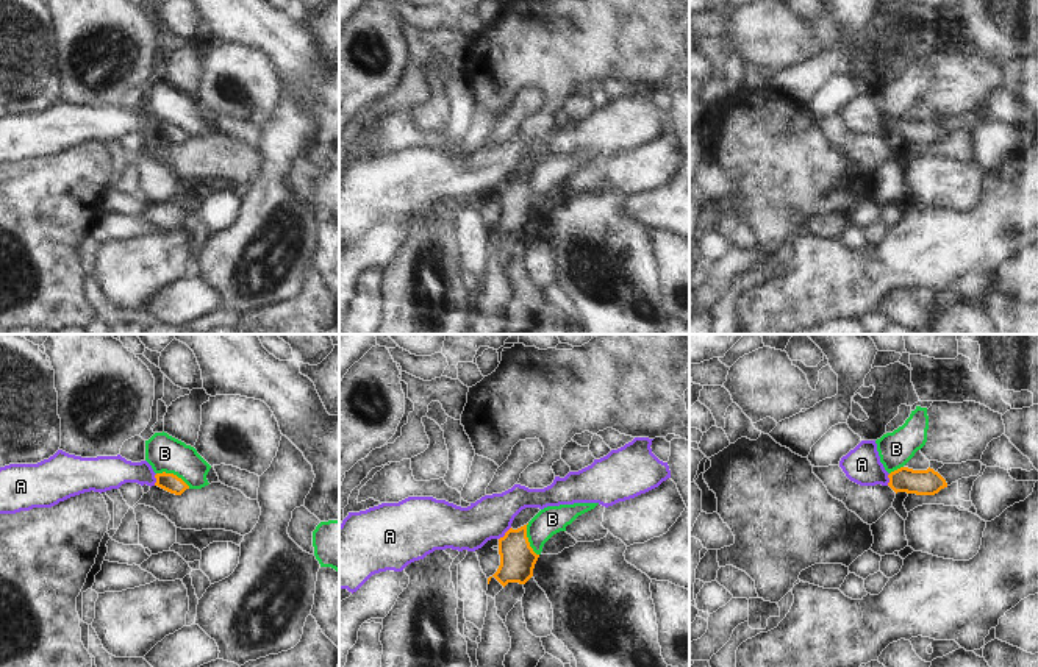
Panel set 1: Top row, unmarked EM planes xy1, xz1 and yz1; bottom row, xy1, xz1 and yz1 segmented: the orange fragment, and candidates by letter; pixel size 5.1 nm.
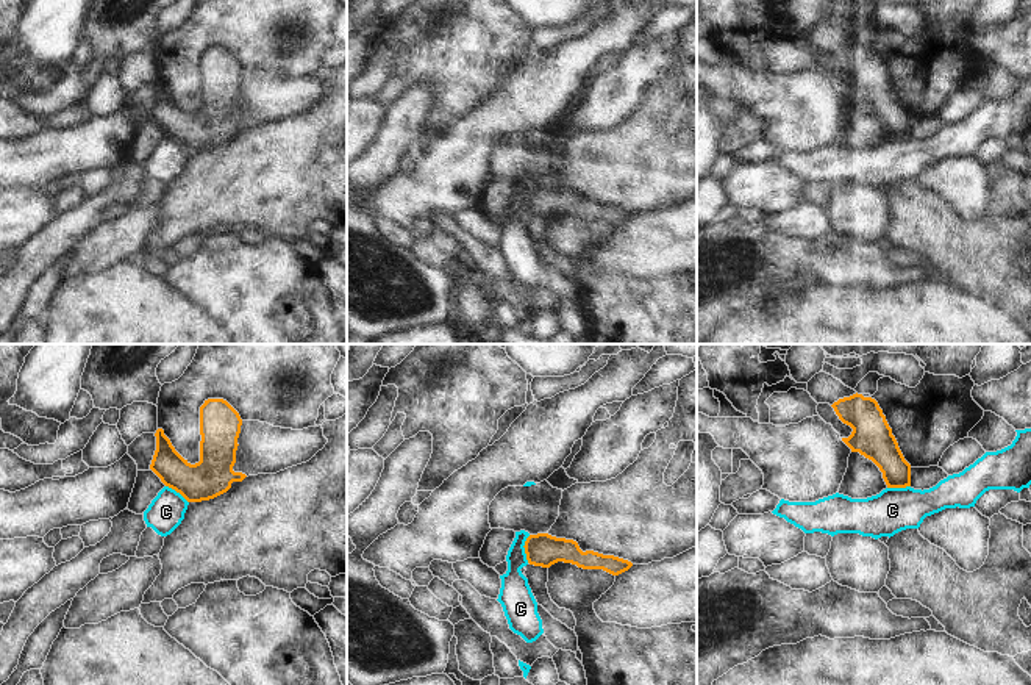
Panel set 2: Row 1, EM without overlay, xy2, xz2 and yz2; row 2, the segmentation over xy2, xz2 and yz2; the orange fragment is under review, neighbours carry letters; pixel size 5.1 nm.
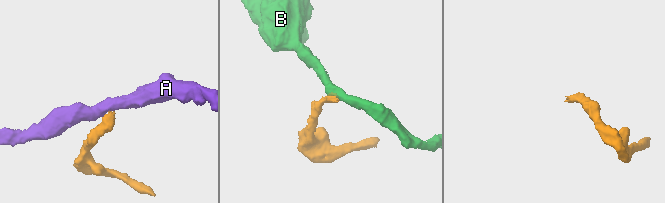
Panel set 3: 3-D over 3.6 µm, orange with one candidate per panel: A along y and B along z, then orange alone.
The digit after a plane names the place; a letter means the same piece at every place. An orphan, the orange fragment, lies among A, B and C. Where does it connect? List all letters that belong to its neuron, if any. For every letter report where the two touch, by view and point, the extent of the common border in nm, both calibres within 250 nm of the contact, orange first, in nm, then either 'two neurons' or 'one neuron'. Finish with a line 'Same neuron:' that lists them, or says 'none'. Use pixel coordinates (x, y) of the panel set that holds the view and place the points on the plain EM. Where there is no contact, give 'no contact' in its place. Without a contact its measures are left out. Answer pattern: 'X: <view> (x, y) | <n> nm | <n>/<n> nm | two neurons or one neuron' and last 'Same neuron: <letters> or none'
A: xz1 (505, 183) | 90 nm | 180/220 nm | two neurons
B: xy1 (172, 124) | 190 nm | 90/190 nm | two neurons
C: xz2 (525, 199) | 140 nm | 170/170 nm | two neurons
Same neuron: none

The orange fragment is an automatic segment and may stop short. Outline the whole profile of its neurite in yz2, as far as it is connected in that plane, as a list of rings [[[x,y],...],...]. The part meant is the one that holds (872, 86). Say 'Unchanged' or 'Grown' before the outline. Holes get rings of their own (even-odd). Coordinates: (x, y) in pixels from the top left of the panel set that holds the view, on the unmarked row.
Unchanged. [[[856,42],[831,56],[853,78],[848,88],[842,88],[851,102],[872,109],[883,122],[887,138],[911,136],[911,114],[904,109],[878,52]]]

